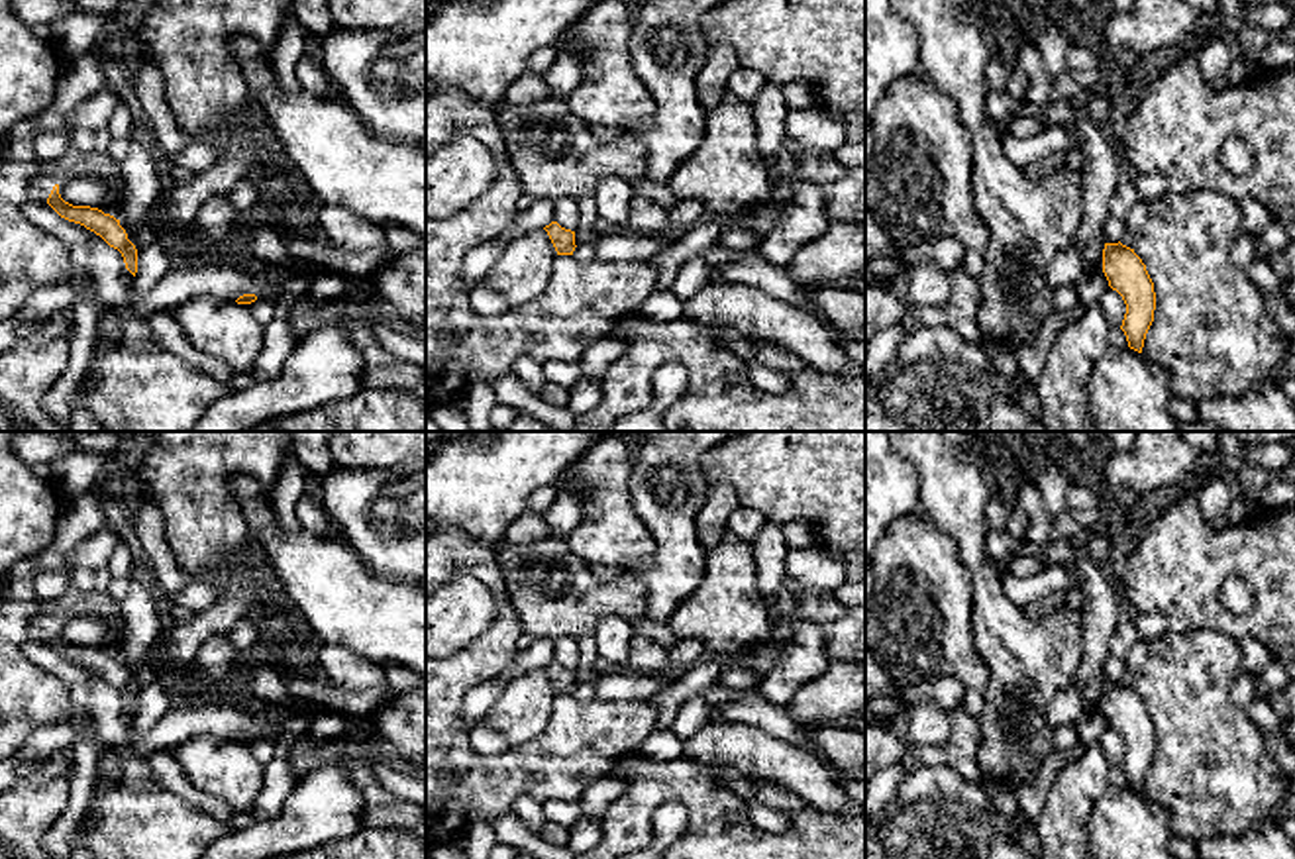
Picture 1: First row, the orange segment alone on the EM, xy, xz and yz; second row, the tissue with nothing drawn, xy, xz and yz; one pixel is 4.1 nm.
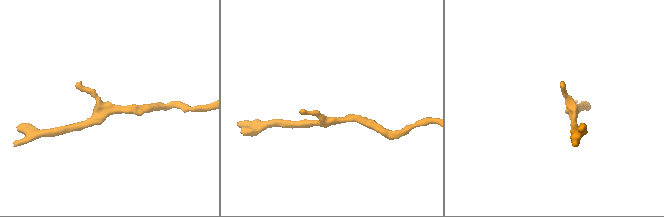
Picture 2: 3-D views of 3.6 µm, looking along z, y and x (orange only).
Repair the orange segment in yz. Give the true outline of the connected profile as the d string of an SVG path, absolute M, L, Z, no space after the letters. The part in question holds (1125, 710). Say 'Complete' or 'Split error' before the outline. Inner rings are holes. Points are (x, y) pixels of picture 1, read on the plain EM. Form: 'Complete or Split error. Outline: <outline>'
Complete. Outline: M1120 681L1105 682L1103 712L1109 726L1116 730L1126 743L1120 769L1126 775L1128 786L1142 792L1156 749L1154 722L1146 704L1134 688L1122 684Z

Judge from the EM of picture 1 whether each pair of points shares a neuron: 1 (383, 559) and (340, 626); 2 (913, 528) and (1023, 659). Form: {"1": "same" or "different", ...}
{"1": "different", "2": "different"}

